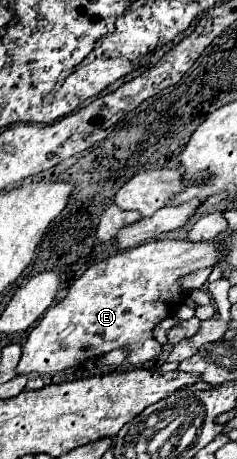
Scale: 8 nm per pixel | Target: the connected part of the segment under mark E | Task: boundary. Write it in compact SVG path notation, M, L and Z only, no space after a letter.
M151 240L147 244L129 248L121 254L109 256L91 268L85 270L85 274L75 280L75 284L69 288L69 294L55 306L51 306L39 324L29 332L27 342L23 346L23 356L17 366L17 374L27 376L53 376L57 372L63 372L67 368L73 368L77 364L83 364L87 360L99 358L111 350L125 348L129 352L127 362L131 366L141 366L149 360L155 360L163 346L153 338L155 326L175 316L183 300L187 298L187 290L181 288L179 280L195 270L215 266L221 258L221 250L213 242L189 242L189 240Z

